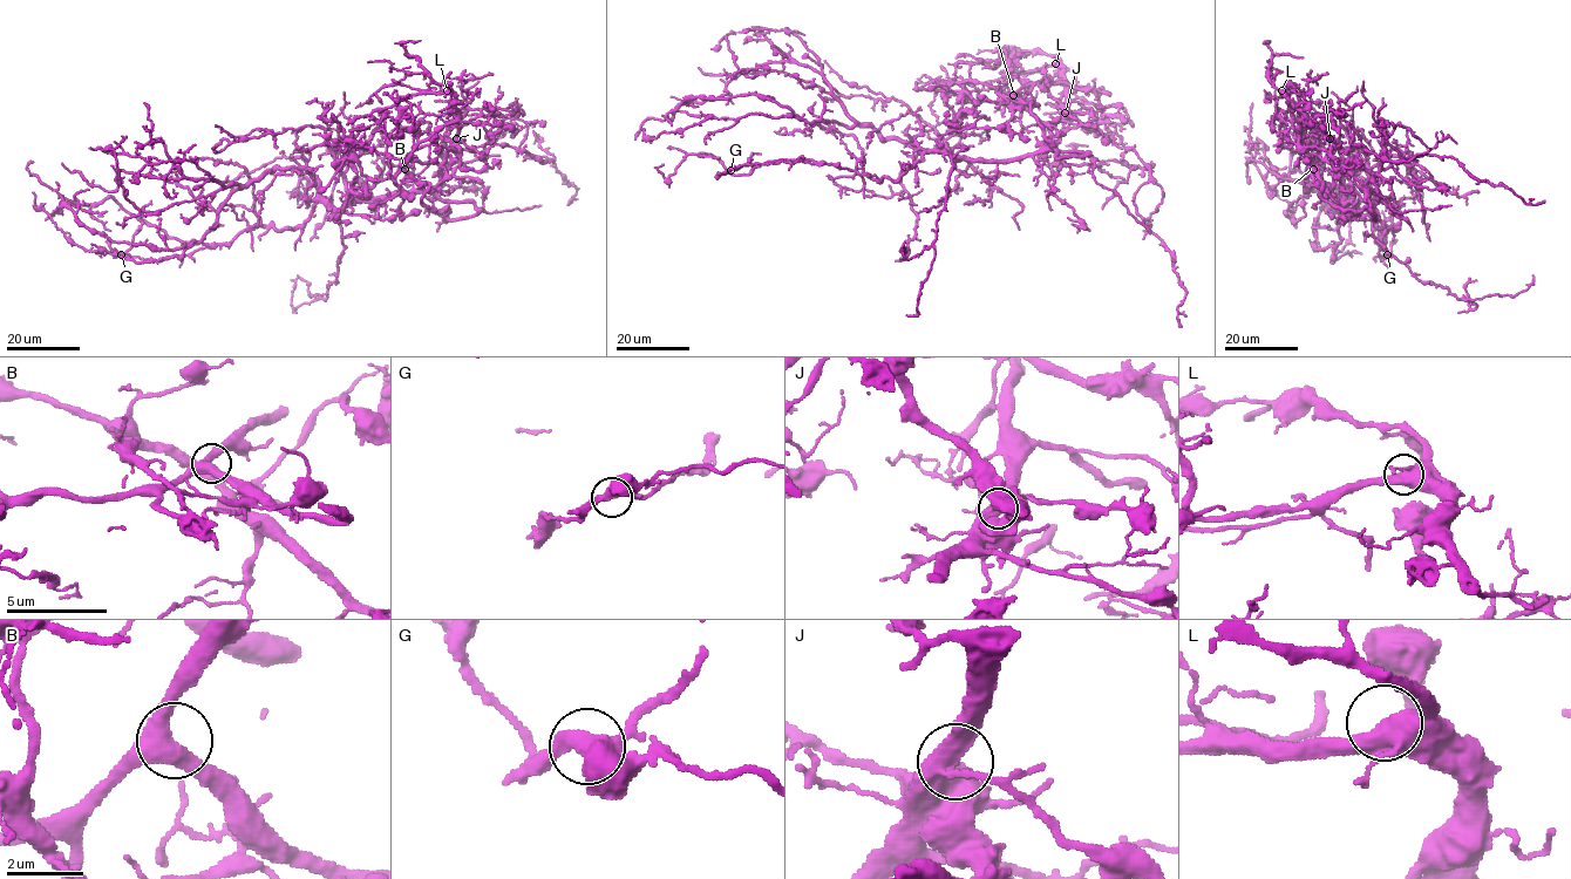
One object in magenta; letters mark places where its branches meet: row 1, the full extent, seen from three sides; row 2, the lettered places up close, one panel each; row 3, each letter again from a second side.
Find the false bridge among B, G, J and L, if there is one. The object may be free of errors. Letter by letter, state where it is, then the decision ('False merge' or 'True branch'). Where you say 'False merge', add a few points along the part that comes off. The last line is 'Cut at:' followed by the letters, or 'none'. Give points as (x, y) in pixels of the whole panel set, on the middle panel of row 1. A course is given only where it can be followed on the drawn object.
B: Place: (1013, 95). True branch
G: Place: (730, 170). False merge. Course of the part to remove: (730, 169), (738, 169), (752, 159)
J: Place: (1065, 113). True branch
L: Place: (1055, 63). True branch
Cut at: G

